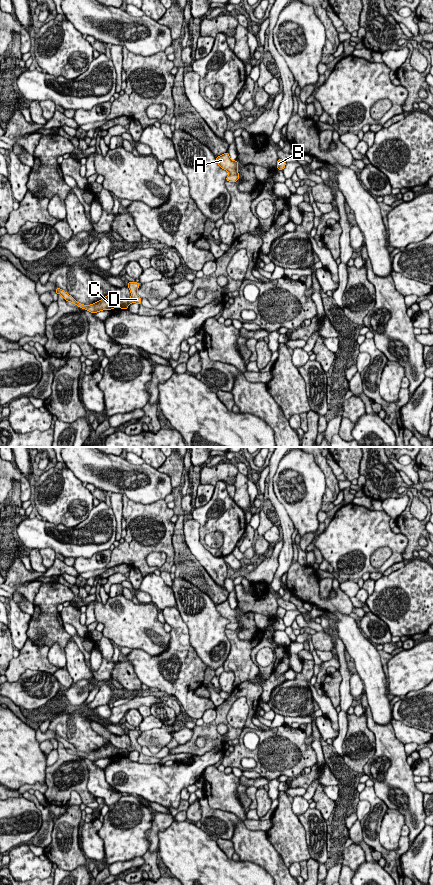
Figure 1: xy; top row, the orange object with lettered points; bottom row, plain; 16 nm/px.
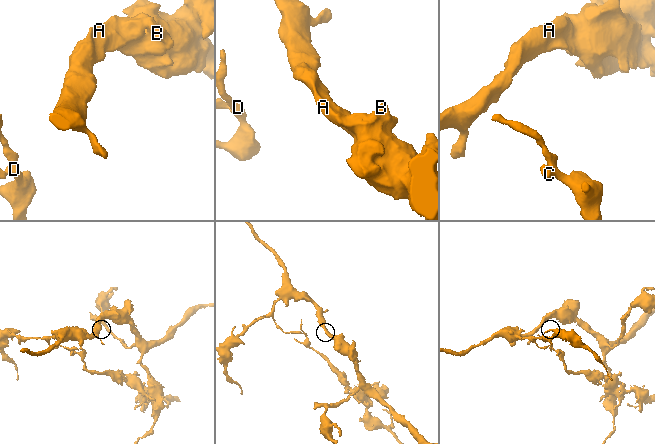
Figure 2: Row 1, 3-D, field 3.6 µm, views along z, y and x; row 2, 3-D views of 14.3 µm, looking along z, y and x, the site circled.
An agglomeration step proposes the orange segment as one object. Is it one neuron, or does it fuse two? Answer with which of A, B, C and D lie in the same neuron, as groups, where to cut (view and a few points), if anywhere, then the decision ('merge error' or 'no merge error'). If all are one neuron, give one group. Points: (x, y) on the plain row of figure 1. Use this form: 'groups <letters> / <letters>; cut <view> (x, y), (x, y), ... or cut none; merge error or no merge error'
groups A B C / D; cut xy (126, 749), (128, 752); merge error

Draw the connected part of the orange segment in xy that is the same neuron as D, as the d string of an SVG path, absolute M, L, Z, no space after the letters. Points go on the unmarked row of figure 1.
M128 729L128 736L131 740L131 746L127 749L128 752L131 751L137 751L139 753L141 753L141 746L139 745L139 743L137 742L137 738L139 736L140 732L135 730L129 730Z

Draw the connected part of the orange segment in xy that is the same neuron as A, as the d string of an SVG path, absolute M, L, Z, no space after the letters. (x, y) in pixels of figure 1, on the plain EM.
M226 600L216 605L216 609L222 617L229 620L229 623L226 625L226 629L236 630L237 628L239 628L240 624L237 619L238 616L237 608L232 609L229 605L229 602Z

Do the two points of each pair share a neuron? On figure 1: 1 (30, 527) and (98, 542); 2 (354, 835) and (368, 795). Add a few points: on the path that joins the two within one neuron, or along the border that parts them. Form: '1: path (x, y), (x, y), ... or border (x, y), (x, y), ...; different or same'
1: path (47, 535), (52, 536), (60, 543), (81, 542); same
2: border (359, 821), (364, 840); different

